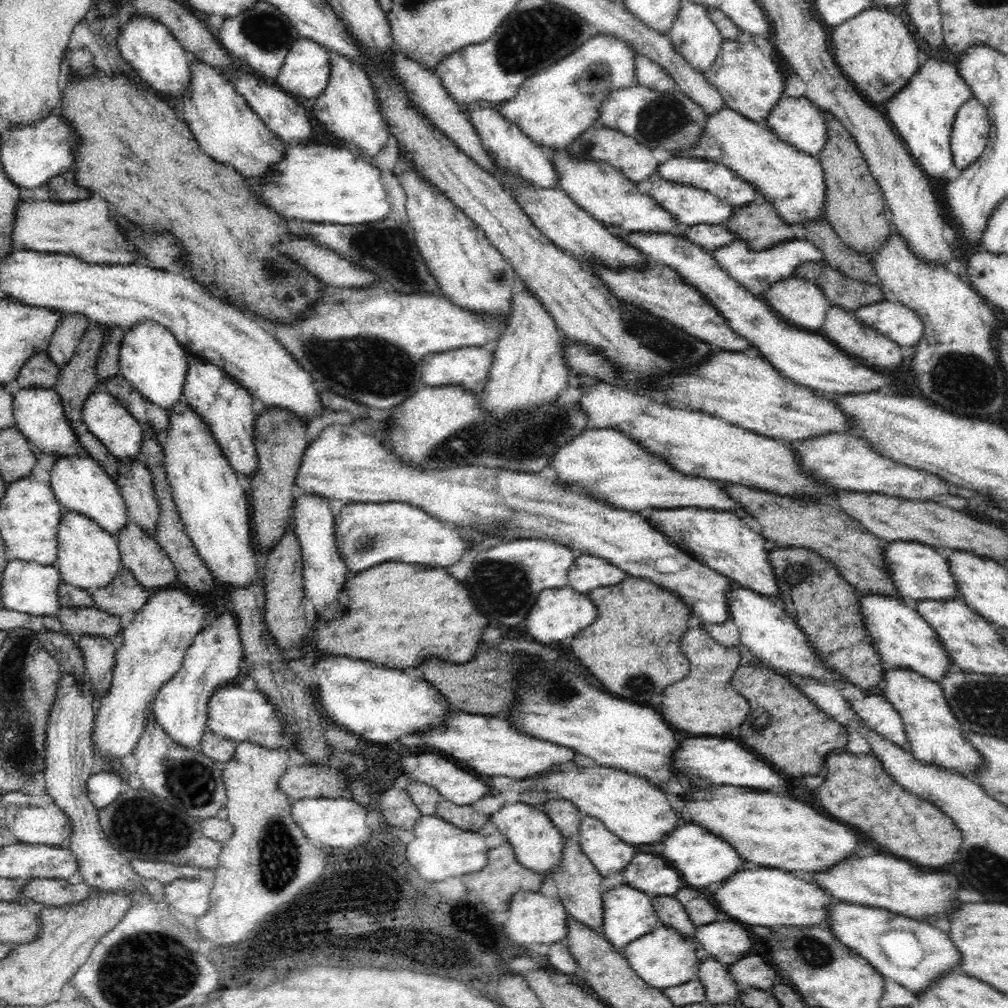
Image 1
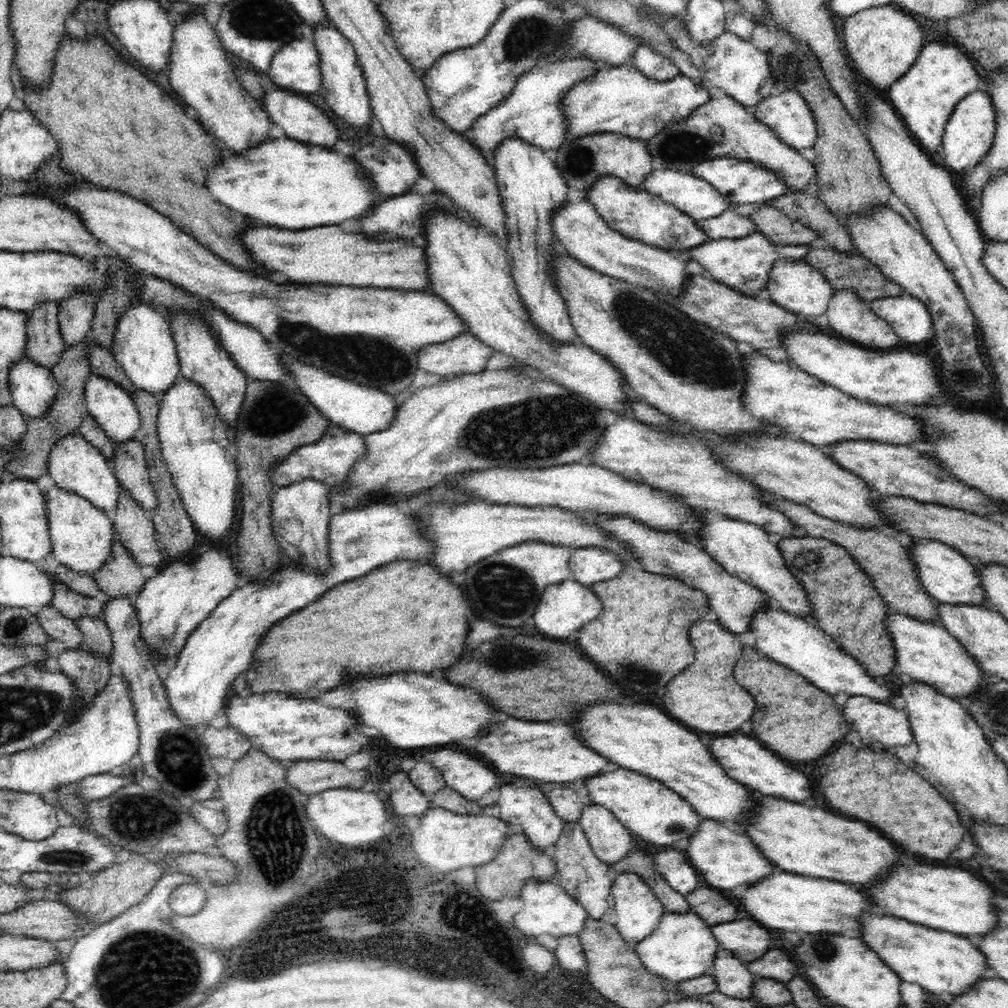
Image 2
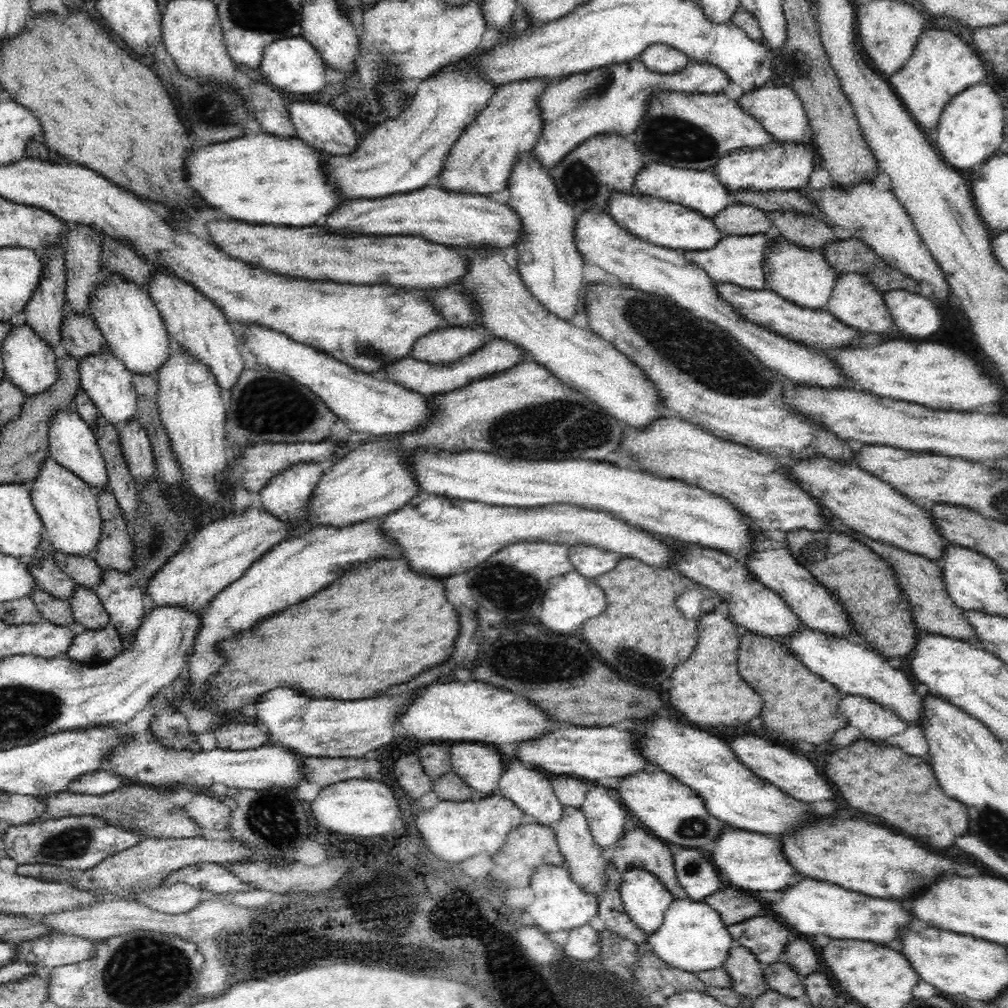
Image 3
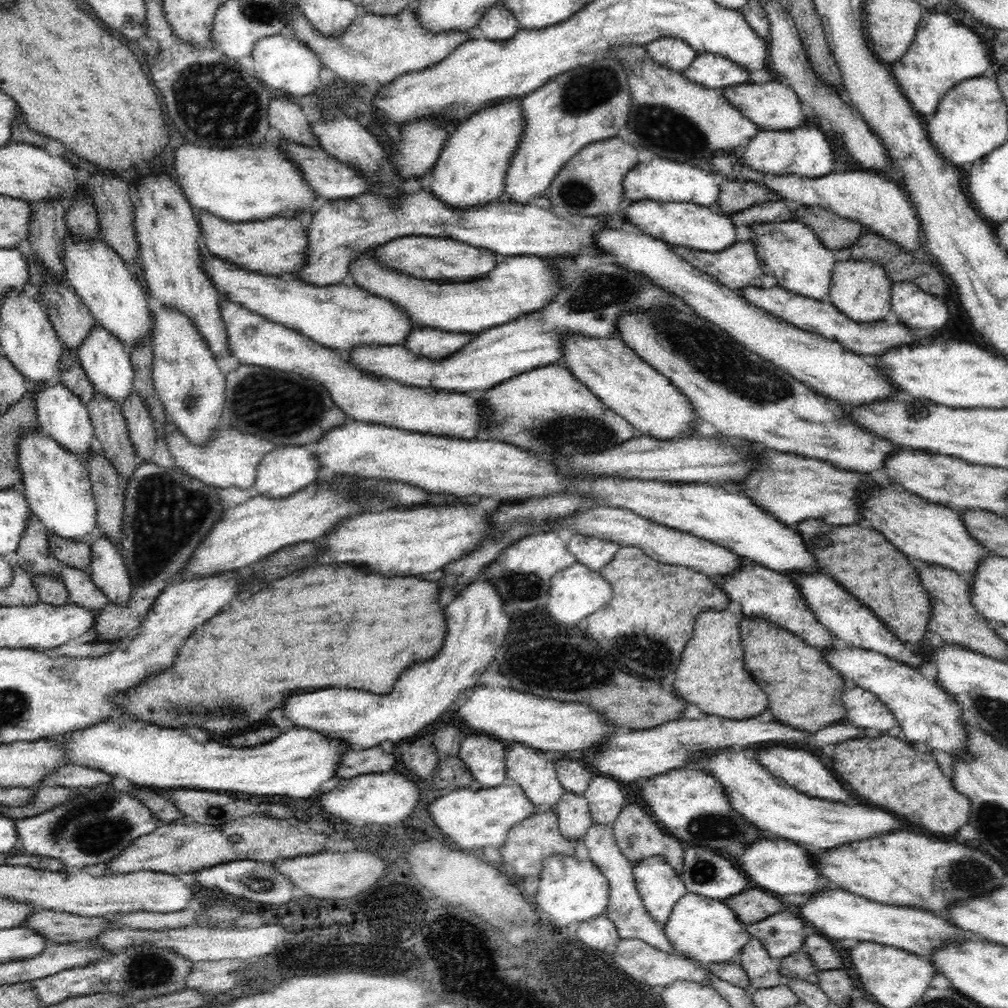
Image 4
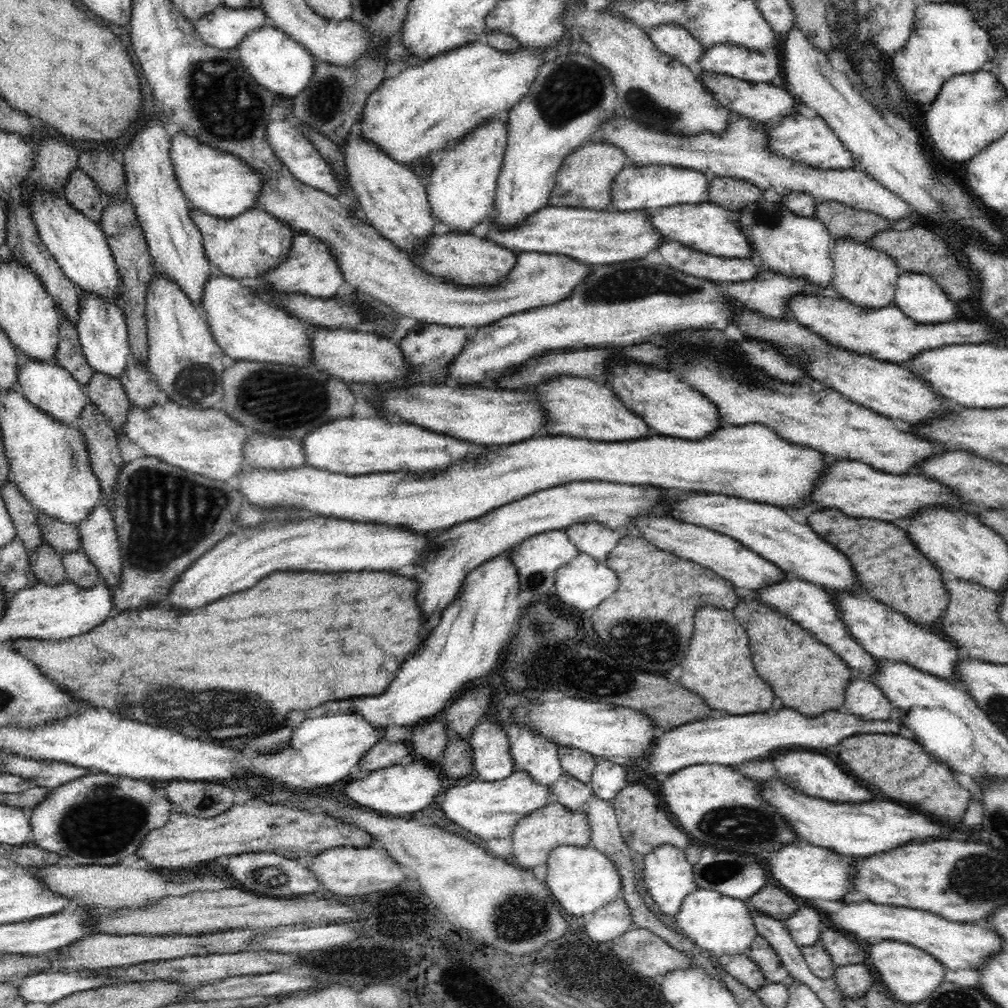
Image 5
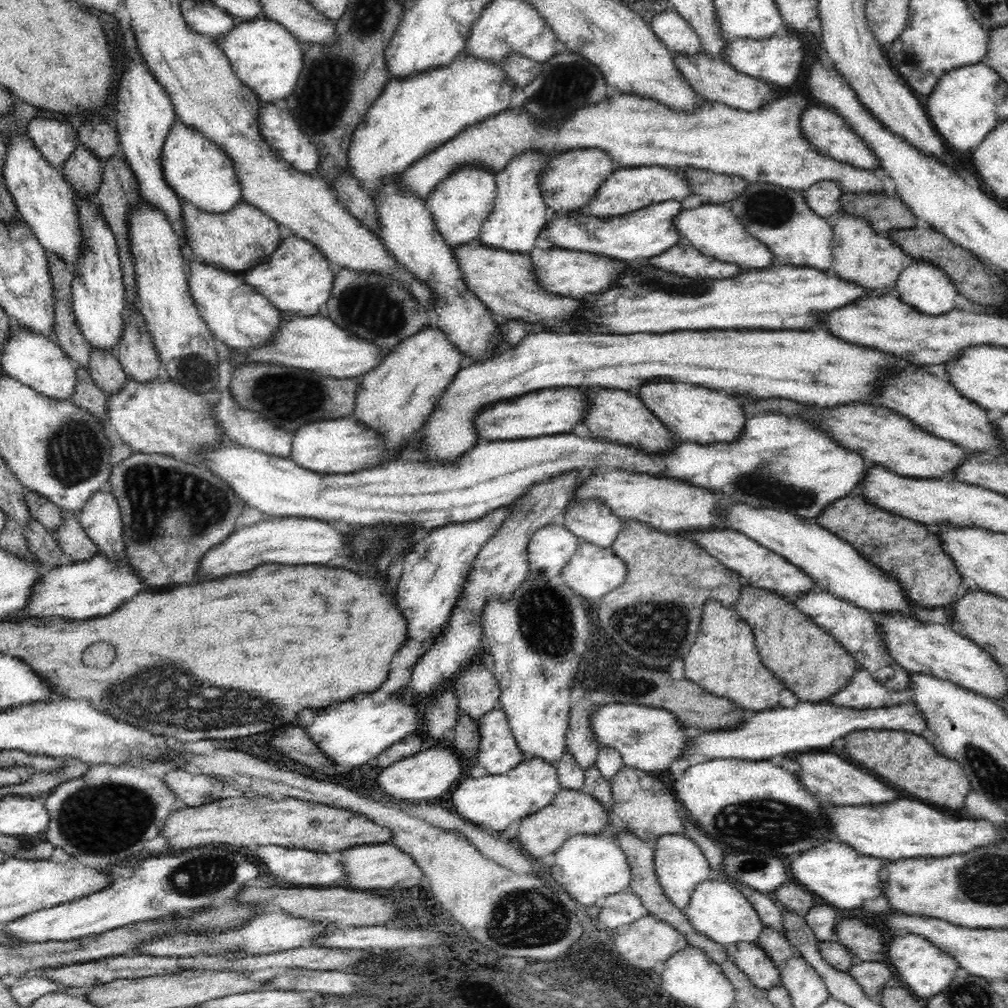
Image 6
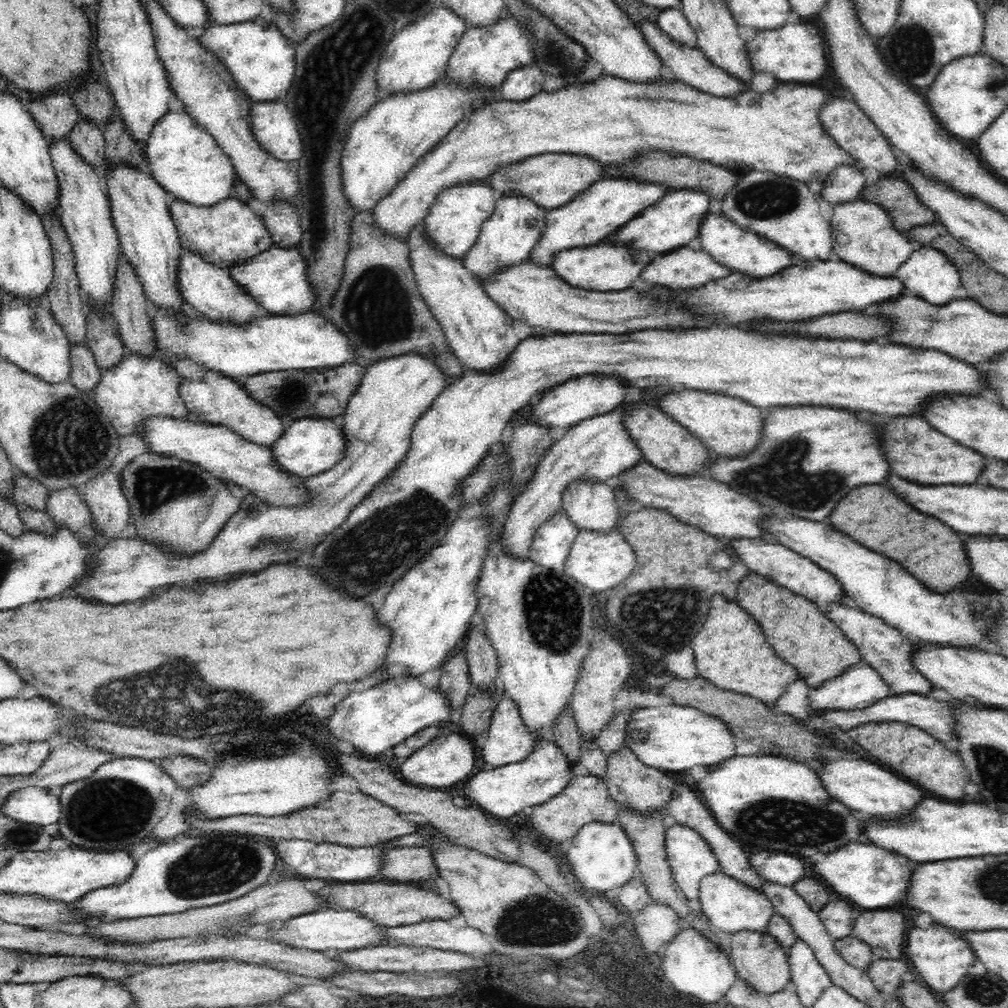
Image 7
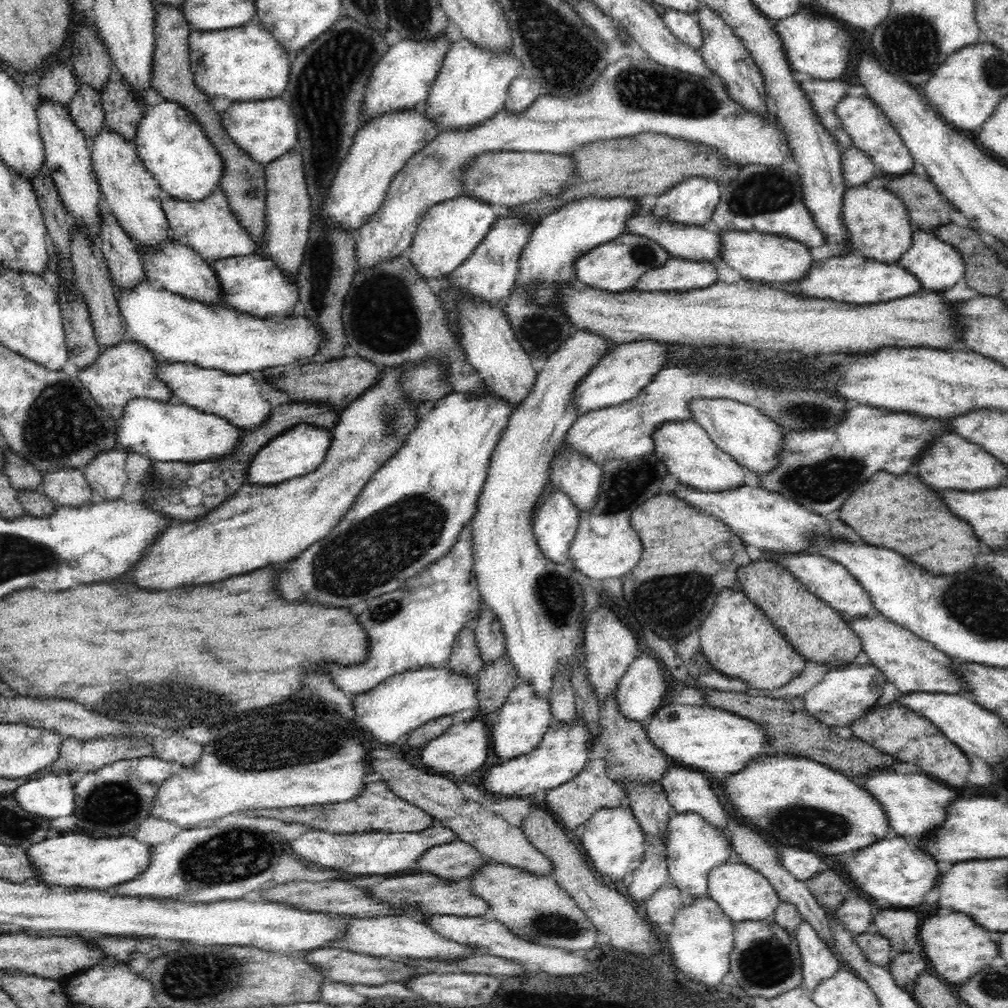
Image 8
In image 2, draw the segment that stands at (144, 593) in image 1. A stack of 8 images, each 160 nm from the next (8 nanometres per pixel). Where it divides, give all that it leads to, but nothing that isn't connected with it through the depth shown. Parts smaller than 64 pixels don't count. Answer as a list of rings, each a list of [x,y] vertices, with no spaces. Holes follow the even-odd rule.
[[[118,534],[113,535],[110,548],[106,562],[93,575],[101,597],[108,600],[114,596],[137,594],[147,582],[142,577],[139,564],[119,541]]]

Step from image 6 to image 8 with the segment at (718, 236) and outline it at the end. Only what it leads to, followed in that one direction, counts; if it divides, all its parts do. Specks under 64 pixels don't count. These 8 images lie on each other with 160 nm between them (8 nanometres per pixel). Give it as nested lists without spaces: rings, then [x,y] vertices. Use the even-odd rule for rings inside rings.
[[[752,231],[751,233],[722,233],[719,238],[722,239],[722,257],[723,261],[740,272],[741,276],[750,280],[773,285],[787,285],[792,282],[800,282],[810,272],[814,257],[810,254],[810,247],[804,242],[796,242],[796,239],[784,238],[779,235],[761,234]]]

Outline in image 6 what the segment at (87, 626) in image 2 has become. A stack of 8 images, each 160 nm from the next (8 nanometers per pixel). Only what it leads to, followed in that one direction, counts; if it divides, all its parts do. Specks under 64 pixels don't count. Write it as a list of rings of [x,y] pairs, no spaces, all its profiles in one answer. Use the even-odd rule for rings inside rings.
[[[63,511],[63,519],[54,536],[63,553],[70,556],[70,563],[86,561],[98,552],[95,542],[88,538],[87,531],[80,524],[78,511]]]

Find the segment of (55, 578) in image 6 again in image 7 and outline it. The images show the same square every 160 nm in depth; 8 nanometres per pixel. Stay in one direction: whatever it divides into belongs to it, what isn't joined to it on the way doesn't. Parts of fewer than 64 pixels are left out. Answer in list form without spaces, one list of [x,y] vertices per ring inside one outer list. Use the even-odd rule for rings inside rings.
[[[406,353],[377,361],[366,366],[360,386],[350,397],[344,412],[343,425],[340,428],[345,442],[343,455],[328,470],[301,480],[300,486],[307,494],[305,503],[276,505],[248,491],[241,502],[240,510],[237,510],[236,514],[233,514],[221,527],[209,546],[193,553],[178,553],[170,547],[160,545],[158,541],[140,538],[139,535],[129,539],[116,538],[104,549],[96,552],[97,570],[80,584],[76,584],[69,592],[74,590],[74,594],[88,594],[88,598],[100,598],[100,602],[134,602],[138,598],[150,596],[160,590],[170,590],[176,586],[192,586],[202,580],[204,582],[228,580],[230,576],[240,572],[256,572],[270,564],[284,564],[288,562],[288,558],[300,554],[304,548],[320,543],[322,536],[328,536],[336,527],[339,527],[347,519],[351,510],[369,496],[372,486],[394,470],[396,462],[404,459],[417,419],[424,414],[425,410],[428,410],[429,406],[432,406],[432,402],[449,385],[444,372],[439,370],[434,359],[426,355]]]

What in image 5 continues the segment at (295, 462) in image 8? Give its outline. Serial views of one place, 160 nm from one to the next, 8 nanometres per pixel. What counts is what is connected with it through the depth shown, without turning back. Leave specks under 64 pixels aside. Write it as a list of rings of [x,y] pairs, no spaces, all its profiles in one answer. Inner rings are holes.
[[[350,417],[339,418],[324,426],[318,426],[301,441],[304,449],[305,464],[330,473],[346,475],[372,474],[373,471],[438,471],[438,473],[450,463],[465,458],[466,455],[481,455],[491,446],[474,445],[468,441],[426,430],[413,424],[391,423],[380,417]]]

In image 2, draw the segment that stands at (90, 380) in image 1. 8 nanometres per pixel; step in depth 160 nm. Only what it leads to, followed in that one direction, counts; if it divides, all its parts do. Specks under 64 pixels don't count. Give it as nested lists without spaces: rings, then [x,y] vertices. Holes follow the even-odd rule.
[[[86,337],[80,344],[66,348],[61,354],[56,366],[52,367],[53,375],[59,388],[56,398],[50,404],[44,417],[33,417],[27,421],[24,434],[20,439],[14,441],[7,451],[5,470],[16,476],[16,479],[36,480],[48,472],[49,456],[52,446],[62,435],[74,433],[82,416],[87,412],[85,403],[85,379],[92,374],[88,357],[85,356],[89,347],[89,337]]]

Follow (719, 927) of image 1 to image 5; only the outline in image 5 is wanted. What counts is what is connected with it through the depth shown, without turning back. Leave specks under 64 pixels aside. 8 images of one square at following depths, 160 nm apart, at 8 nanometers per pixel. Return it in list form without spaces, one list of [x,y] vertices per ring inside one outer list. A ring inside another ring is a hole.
[[[801,906],[783,923],[788,929],[789,935],[792,936],[792,940],[798,946],[804,947],[818,944],[820,933],[822,932],[820,910]]]

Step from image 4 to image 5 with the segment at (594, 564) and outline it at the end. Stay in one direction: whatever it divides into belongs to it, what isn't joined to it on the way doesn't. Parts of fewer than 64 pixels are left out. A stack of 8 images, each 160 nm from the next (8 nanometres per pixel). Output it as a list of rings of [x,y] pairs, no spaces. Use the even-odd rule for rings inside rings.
[[[594,519],[572,523],[565,531],[579,552],[590,554],[602,562],[606,561],[620,538],[631,532],[626,527],[612,530]]]

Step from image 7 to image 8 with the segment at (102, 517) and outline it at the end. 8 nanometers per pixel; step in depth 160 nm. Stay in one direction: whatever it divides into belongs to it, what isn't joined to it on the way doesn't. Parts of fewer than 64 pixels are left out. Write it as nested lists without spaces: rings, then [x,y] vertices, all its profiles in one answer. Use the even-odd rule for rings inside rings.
[[[108,447],[98,451],[82,468],[91,489],[104,500],[122,498],[128,477],[127,451]]]

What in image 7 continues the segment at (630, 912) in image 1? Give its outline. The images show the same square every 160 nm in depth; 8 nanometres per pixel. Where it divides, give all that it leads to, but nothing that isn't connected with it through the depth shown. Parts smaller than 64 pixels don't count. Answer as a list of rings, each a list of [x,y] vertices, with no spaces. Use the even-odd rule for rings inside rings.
[[[676,823],[666,829],[665,842],[667,861],[672,878],[688,900],[696,900],[696,898],[699,898],[700,881],[709,874],[714,874],[715,871],[720,870],[719,859],[715,857],[711,844],[708,844],[707,839],[704,839],[699,831],[684,825],[684,823]]]

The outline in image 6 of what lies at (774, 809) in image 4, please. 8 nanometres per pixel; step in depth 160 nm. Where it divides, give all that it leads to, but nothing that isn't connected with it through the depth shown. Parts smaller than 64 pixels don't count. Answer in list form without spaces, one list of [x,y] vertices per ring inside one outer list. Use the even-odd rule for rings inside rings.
[[[900,798],[900,802],[892,806],[824,806],[828,818],[832,818],[831,826],[839,842],[855,848],[862,855],[874,858],[902,860],[902,858],[922,858],[924,856],[952,856],[966,854],[980,846],[990,846],[994,842],[1002,842],[1000,832],[994,830],[988,820],[966,820],[952,818],[950,814],[930,808],[918,800]]]

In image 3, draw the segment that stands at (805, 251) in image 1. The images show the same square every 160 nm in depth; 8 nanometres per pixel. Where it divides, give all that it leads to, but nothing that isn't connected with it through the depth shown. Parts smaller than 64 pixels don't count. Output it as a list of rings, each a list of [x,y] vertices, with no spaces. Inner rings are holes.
[[[772,232],[751,236],[726,236],[719,244],[708,250],[685,250],[685,257],[697,264],[714,283],[730,283],[748,287],[750,290],[762,290],[765,285],[764,246],[768,239],[775,237]]]

